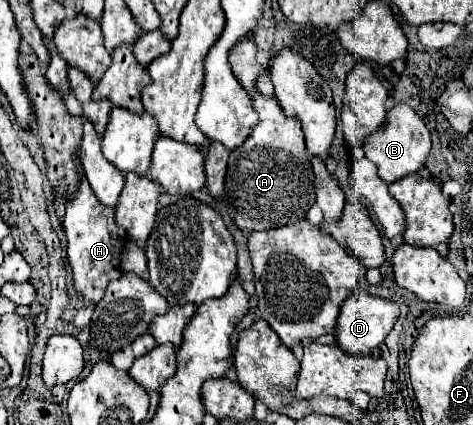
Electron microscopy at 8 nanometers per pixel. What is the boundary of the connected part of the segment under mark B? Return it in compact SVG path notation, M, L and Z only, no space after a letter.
M396 104L386 112L386 120L382 122L382 128L378 128L378 132L374 132L374 136L366 138L364 154L368 160L372 160L378 166L378 176L386 184L392 184L392 182L404 178L406 174L418 172L424 166L426 156L432 148L430 136L432 134L428 130L428 126L424 124L424 120L408 104Z

